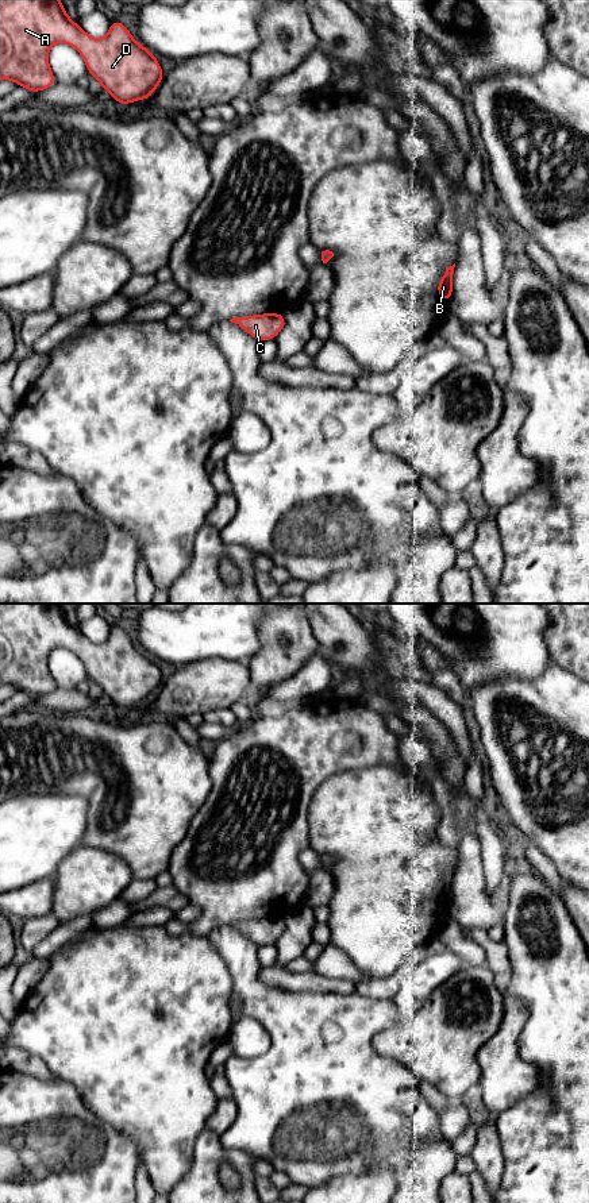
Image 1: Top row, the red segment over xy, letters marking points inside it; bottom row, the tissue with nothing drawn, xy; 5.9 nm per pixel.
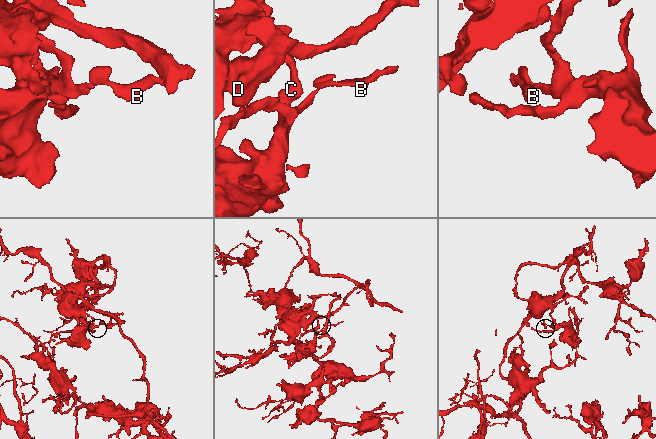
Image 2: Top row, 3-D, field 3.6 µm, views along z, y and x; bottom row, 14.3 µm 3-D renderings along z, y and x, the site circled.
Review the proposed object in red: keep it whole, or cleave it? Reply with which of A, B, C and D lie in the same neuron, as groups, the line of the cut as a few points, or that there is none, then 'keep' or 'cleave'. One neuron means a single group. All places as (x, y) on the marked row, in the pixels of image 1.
A B C D | no cut | keep

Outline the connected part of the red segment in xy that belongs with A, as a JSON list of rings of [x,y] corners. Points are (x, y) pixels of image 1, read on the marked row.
[[[0,0],[0,80],[15,81],[31,92],[49,89],[55,78],[47,55],[50,47],[59,42],[73,46],[81,54],[89,74],[120,105],[149,100],[163,78],[155,54],[138,43],[118,20],[112,20],[104,38],[96,39],[68,16],[59,0]]]

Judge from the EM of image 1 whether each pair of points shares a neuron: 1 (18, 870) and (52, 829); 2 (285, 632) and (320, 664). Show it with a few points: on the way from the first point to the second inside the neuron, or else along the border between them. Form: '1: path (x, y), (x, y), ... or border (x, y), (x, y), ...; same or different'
1: path (20, 860), (42, 839); same
2: border (319, 651), (289, 678); different

